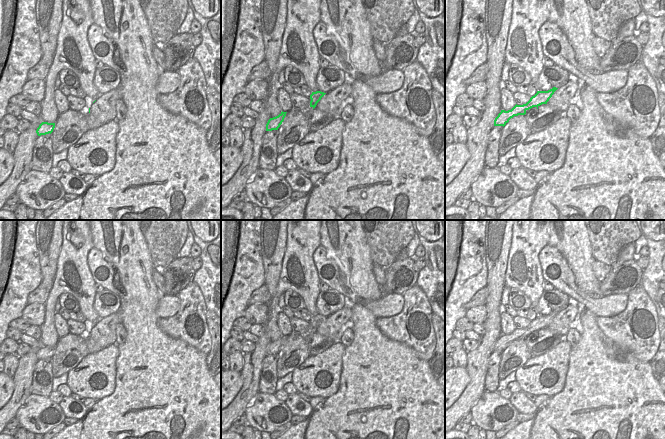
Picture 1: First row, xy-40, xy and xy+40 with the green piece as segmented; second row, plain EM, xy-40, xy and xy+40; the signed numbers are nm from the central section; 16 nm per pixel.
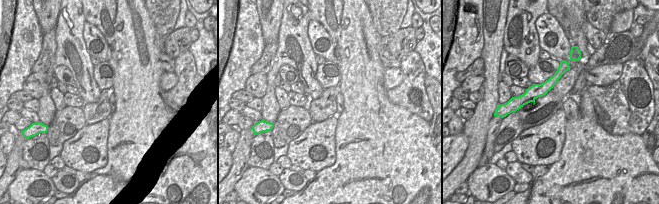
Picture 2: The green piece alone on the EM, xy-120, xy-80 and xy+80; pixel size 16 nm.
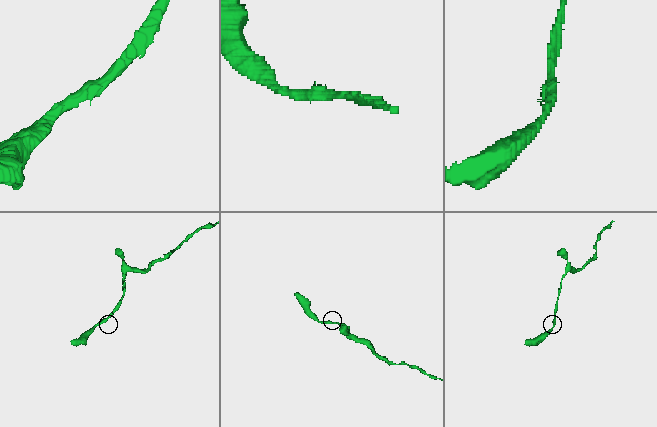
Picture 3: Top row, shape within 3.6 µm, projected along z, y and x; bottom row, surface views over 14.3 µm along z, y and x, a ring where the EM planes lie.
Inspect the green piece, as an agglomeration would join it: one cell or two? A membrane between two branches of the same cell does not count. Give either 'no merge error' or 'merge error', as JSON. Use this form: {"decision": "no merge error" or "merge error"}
{"decision": "no merge error"}

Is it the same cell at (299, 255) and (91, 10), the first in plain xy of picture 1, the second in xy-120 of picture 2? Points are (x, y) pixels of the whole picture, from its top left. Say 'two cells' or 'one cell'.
two cells

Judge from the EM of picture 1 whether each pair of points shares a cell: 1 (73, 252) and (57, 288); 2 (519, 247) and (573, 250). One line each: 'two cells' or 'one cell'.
1: one cell
2: two cells

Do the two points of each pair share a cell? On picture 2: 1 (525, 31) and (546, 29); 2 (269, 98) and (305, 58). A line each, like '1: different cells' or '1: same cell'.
1: different cells
2: same cell

